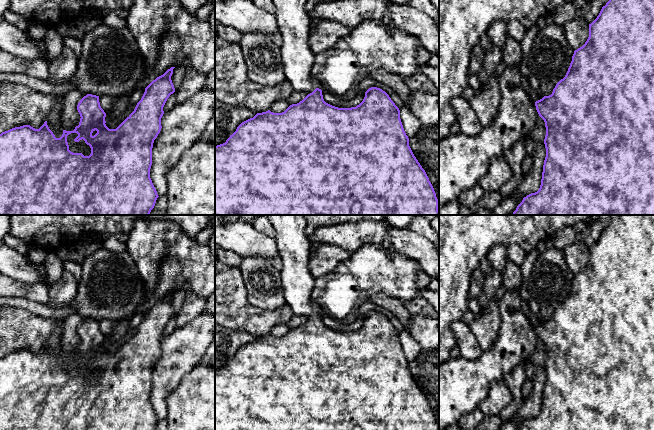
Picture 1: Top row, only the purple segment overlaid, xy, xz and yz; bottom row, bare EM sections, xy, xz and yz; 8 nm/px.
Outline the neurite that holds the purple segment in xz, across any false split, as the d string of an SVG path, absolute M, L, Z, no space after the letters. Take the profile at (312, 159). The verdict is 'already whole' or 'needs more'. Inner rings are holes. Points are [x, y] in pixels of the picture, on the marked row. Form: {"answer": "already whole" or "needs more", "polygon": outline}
{"answer": "needs more", "polygon": "M272 0L273 4L276 7L276 21L278 24L278 30L281 33L283 43L281 45L282 53L282 64L284 67L284 73L286 80L292 85L294 91L304 92L307 96L297 104L290 105L282 113L273 113L270 110L262 113L257 113L253 118L250 118L242 122L236 129L236 131L230 135L225 143L215 146L215 215L439 215L439 201L436 197L434 188L429 181L429 178L422 168L416 157L414 156L410 146L409 138L406 135L401 119L400 119L400 110L391 100L389 95L380 88L371 87L365 92L365 97L363 101L356 107L351 108L338 108L326 103L323 99L322 90L317 87L317 82L315 81L312 75L312 67L314 64L314 53L311 51L309 46L309 35L310 35L310 26L312 19L309 17L308 12L306 11L306 0Z"}

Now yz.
{"answer": "already whole", "polygon": "M609 0L602 7L597 18L589 24L589 37L582 47L574 51L565 77L556 84L551 95L536 101L535 106L546 127L544 139L546 157L541 185L537 192L523 198L512 215L654 215L654 0Z"}

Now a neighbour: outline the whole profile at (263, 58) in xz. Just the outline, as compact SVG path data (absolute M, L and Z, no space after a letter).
M259 32L243 33L239 45L248 78L254 84L275 87L286 80L281 48L273 42L272 35Z

